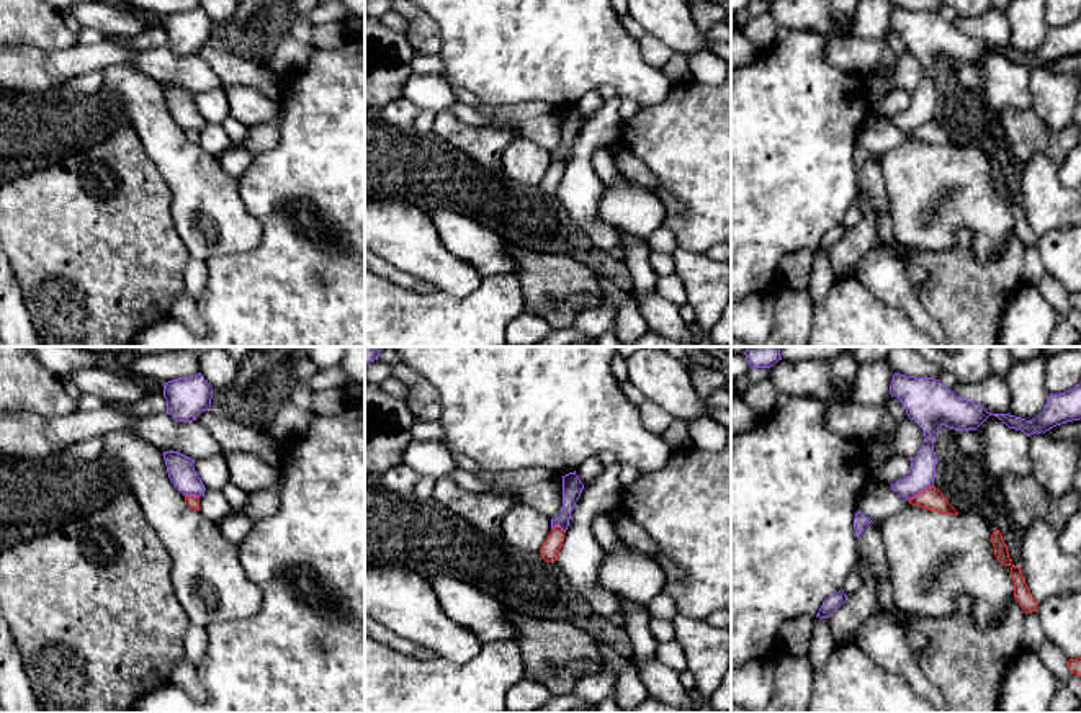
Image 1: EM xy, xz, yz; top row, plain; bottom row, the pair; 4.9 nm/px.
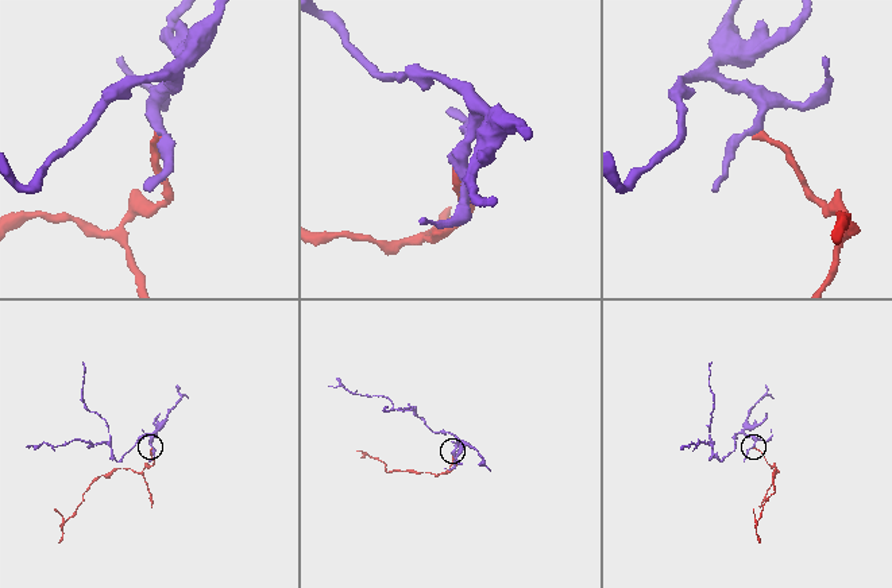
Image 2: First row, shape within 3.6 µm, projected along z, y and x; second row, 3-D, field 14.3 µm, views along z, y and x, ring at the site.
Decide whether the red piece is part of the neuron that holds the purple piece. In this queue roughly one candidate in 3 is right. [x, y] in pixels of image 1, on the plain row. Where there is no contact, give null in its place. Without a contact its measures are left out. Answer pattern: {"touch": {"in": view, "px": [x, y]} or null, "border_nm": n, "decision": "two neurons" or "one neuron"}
{"touch": {"in": "yz", "px": [919, 125]}, "border_nm": 150, "decision": "two neurons"}

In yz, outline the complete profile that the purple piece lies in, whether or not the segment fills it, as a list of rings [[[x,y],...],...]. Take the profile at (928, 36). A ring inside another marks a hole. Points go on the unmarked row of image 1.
[[[895,7],[890,28],[899,33],[908,51],[922,62],[926,70],[919,87],[911,93],[911,105],[890,119],[904,134],[934,119],[937,98],[934,74],[940,59],[955,64],[976,64],[989,49],[994,49],[1009,62],[1030,70],[1081,52],[1081,16],[1066,26],[1050,28],[1043,44],[1032,54],[1011,47],[991,47],[985,41],[957,29],[935,11]]]

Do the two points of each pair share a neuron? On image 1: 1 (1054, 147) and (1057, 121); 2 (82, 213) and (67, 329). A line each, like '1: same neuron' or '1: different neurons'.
1: different neurons
2: same neuron

